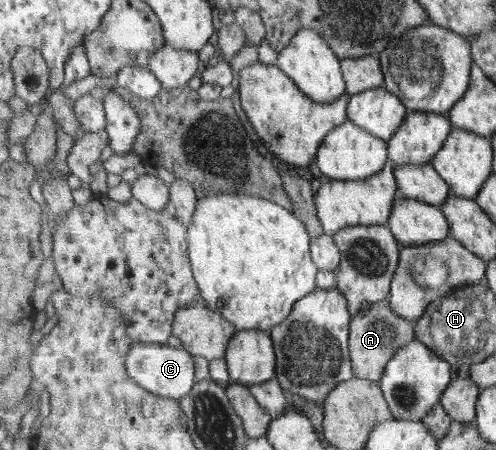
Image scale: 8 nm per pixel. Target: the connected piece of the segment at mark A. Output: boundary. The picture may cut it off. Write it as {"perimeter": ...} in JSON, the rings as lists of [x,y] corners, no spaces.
{"perimeter":[[[390,297],[370,304],[368,308],[355,314],[351,320],[349,335],[349,348],[355,377],[380,381],[386,371],[386,366],[397,355],[399,349],[415,340],[415,324],[394,311]]]}

